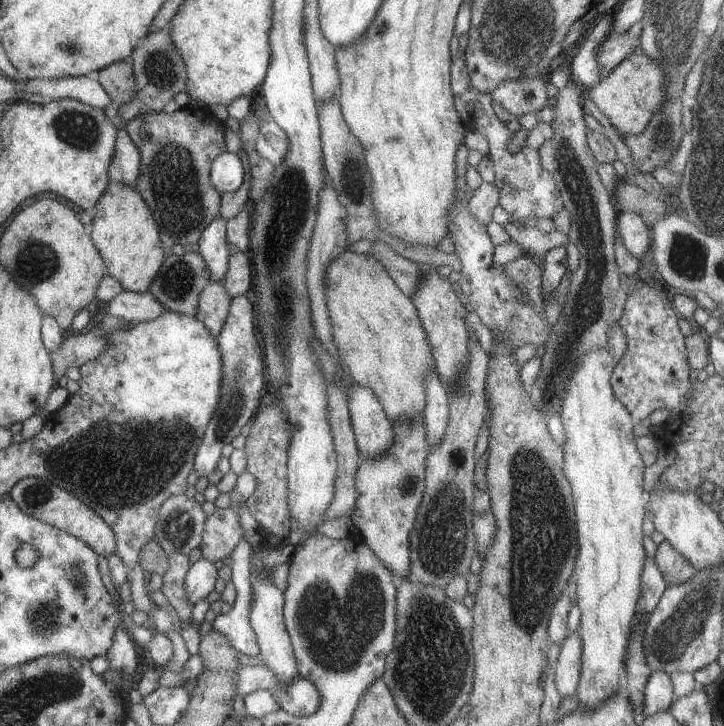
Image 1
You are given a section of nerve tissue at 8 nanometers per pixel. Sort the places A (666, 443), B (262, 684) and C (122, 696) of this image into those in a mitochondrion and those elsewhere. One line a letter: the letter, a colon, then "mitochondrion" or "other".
A: other
B: other
C: other

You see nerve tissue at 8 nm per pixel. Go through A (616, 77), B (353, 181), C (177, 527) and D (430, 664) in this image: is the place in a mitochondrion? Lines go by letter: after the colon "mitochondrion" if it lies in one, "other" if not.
A: other
B: mitochondrion
C: mitochondrion
D: mitochondrion

